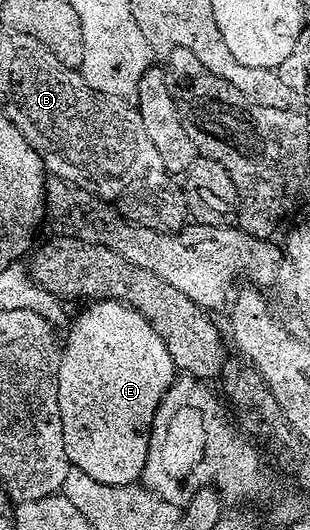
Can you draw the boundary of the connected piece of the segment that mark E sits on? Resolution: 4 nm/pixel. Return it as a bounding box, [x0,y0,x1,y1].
[58,299,178,489]

